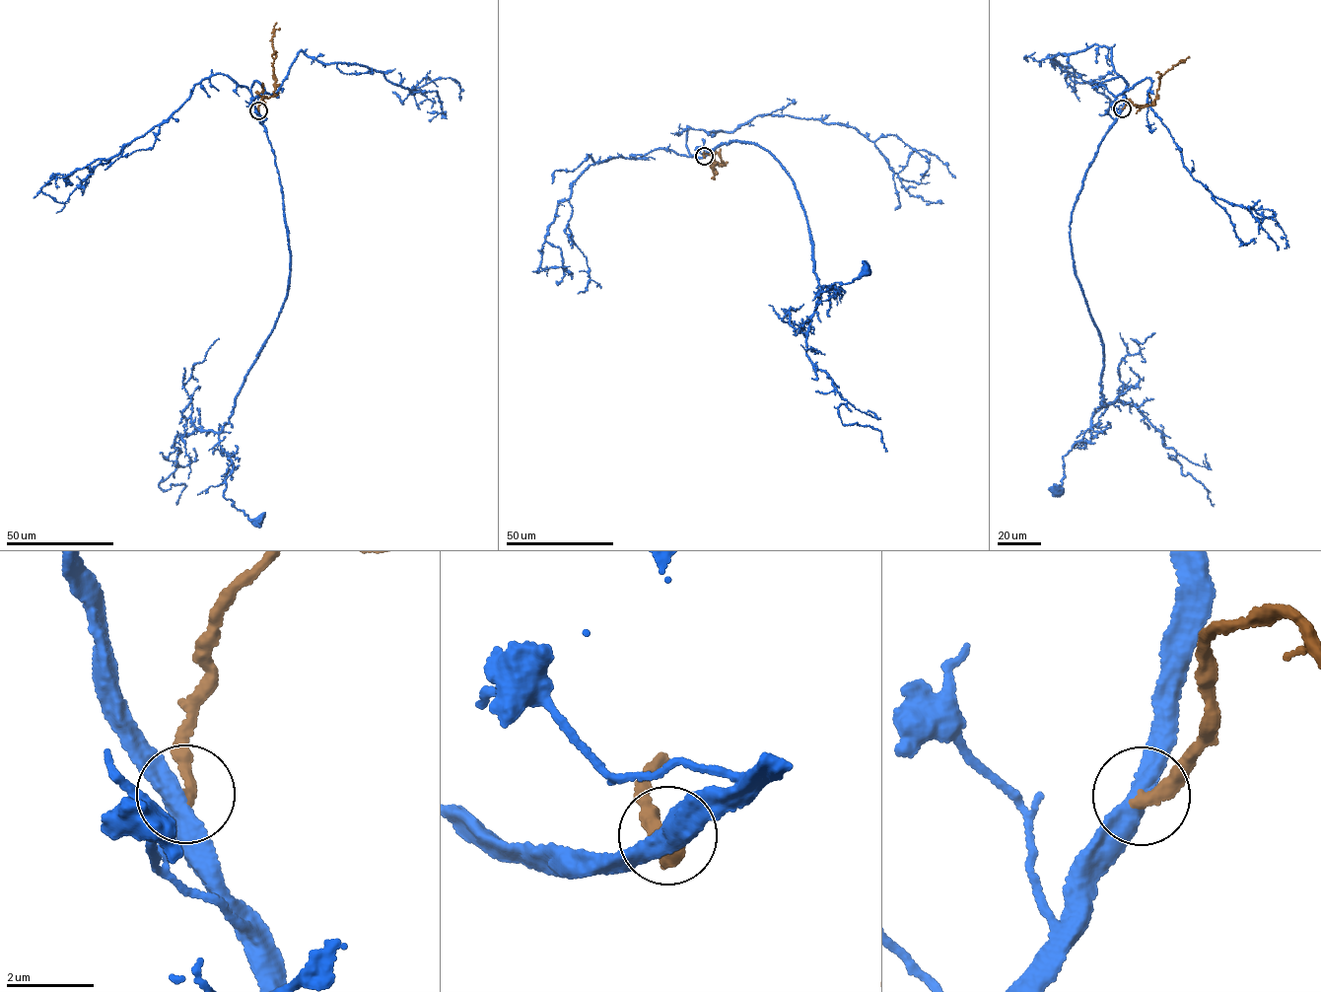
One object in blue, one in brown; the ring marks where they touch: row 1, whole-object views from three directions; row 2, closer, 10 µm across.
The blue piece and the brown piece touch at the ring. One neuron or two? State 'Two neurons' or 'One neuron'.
Two neurons

